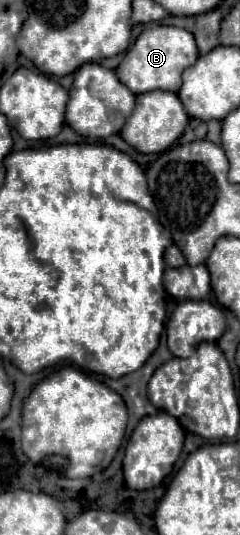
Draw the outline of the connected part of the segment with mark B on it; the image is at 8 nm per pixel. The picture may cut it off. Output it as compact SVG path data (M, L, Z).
M153 25L137 37L137 41L125 53L115 73L119 81L123 81L123 85L127 85L135 95L155 91L155 89L177 93L181 85L181 73L187 67L191 67L197 61L197 57L199 51L197 51L195 37L187 29L173 27L173 25Z

